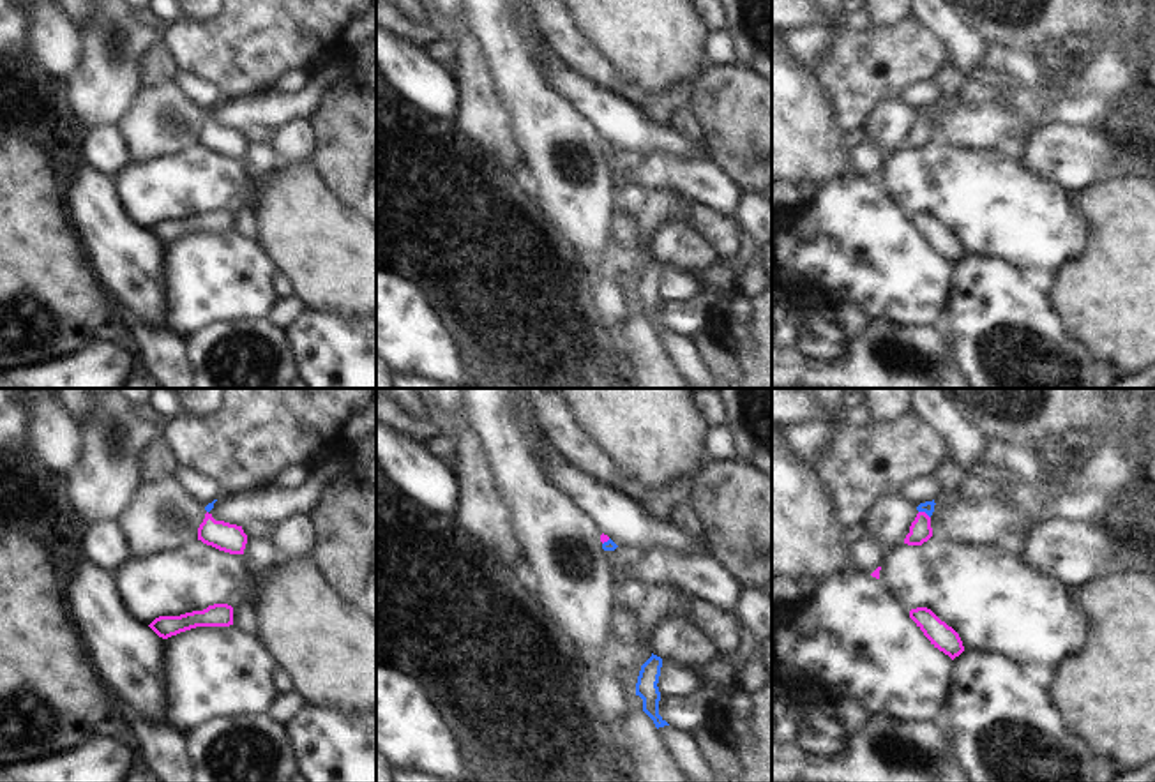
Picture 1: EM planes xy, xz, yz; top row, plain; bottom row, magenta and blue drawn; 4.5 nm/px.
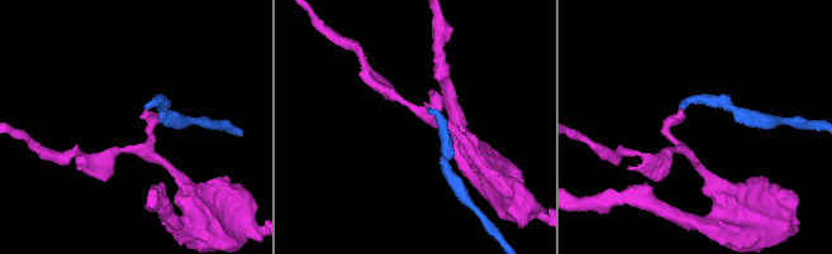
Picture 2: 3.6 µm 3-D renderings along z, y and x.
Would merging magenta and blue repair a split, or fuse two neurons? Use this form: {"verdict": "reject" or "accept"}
{"verdict": "accept"}

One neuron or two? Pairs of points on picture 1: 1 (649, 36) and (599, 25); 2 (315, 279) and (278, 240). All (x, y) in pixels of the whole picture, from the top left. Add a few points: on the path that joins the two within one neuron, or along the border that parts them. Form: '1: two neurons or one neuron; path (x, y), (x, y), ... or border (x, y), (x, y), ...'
1: one neuron; path (636, 25), (611, 25)
2: one neuron; path (308, 270), (286, 249)

